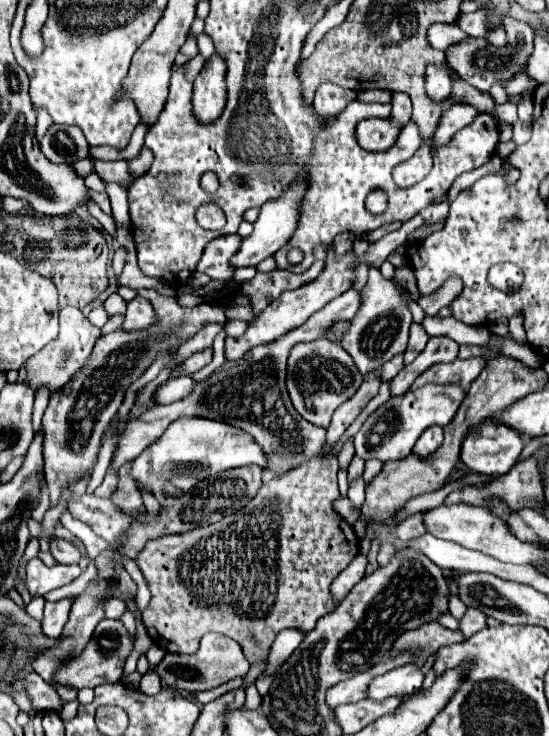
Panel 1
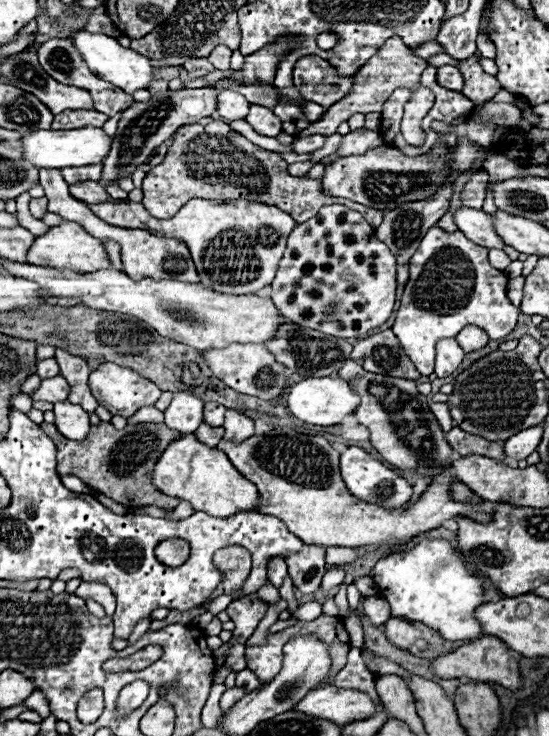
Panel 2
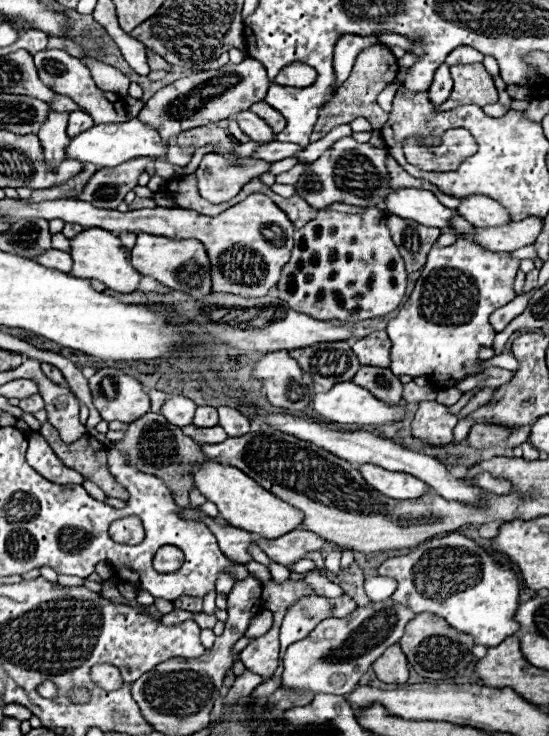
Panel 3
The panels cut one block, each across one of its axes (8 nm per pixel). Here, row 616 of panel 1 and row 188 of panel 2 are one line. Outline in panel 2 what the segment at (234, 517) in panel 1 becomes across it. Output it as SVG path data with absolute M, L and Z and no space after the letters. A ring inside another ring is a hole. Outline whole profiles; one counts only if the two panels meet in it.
M214 120L210 124L188 124L182 126L174 138L172 146L160 166L154 166L144 178L144 208L154 218L172 218L184 202L192 198L206 200L234 200L234 198L252 198L254 202L264 202L278 206L290 214L298 224L314 218L322 206L340 202L356 212L360 212L368 224L374 228L382 222L382 212L362 206L346 198L334 198L322 194L318 180L294 178L288 174L288 164L280 158L278 152L260 150L256 144L248 142L244 136L236 134L226 122Z

